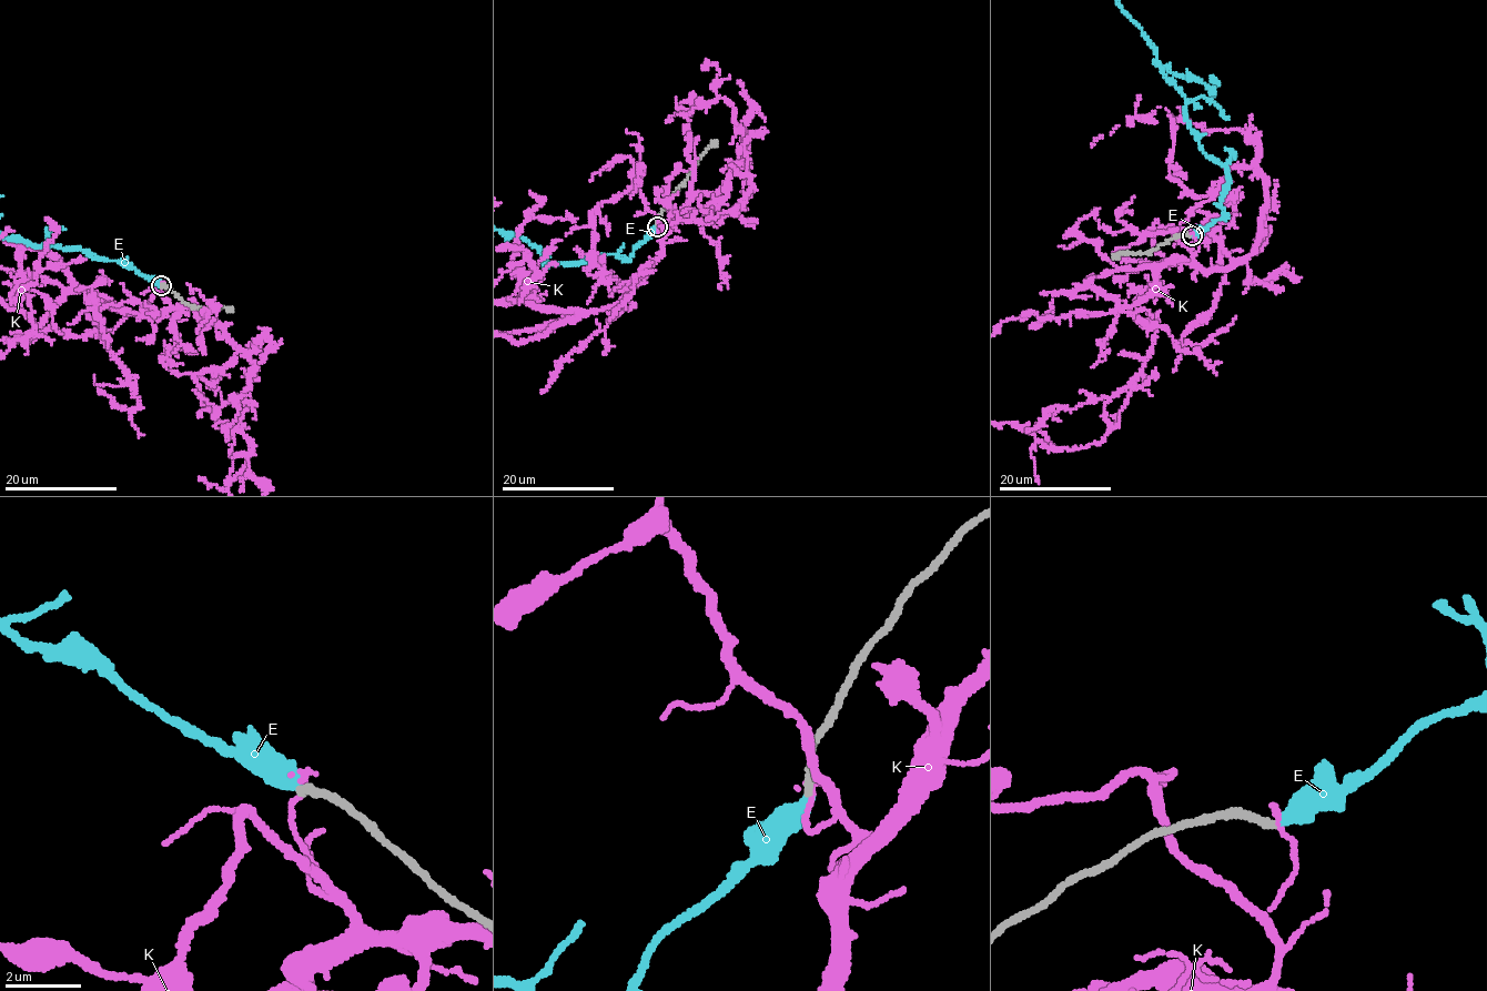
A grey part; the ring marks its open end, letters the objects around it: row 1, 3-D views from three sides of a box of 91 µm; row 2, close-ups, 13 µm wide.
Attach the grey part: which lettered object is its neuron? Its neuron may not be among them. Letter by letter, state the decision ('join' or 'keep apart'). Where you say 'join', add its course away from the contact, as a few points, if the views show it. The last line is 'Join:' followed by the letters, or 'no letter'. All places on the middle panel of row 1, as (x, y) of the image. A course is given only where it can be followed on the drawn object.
E: join
K: keep apart
Join: E

